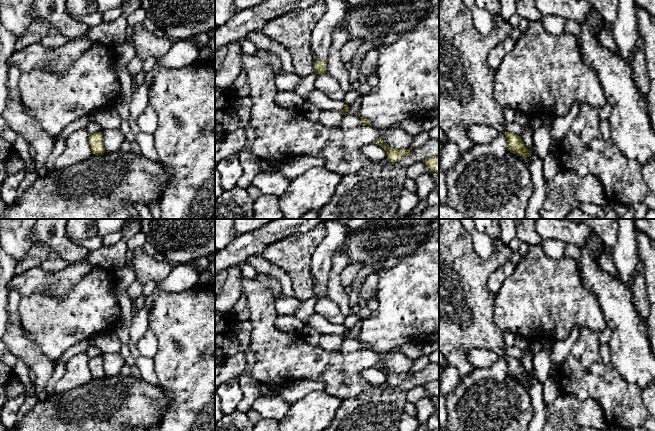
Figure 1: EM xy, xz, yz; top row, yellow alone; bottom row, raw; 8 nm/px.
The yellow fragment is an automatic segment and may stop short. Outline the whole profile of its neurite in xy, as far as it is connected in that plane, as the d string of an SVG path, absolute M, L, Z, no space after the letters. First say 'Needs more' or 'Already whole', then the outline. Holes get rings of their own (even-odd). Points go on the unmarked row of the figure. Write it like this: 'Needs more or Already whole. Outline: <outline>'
Already whole. Outline: M97 356L89 360L89 368L92 378L102 379L106 376L104 372L104 362L102 356Z

